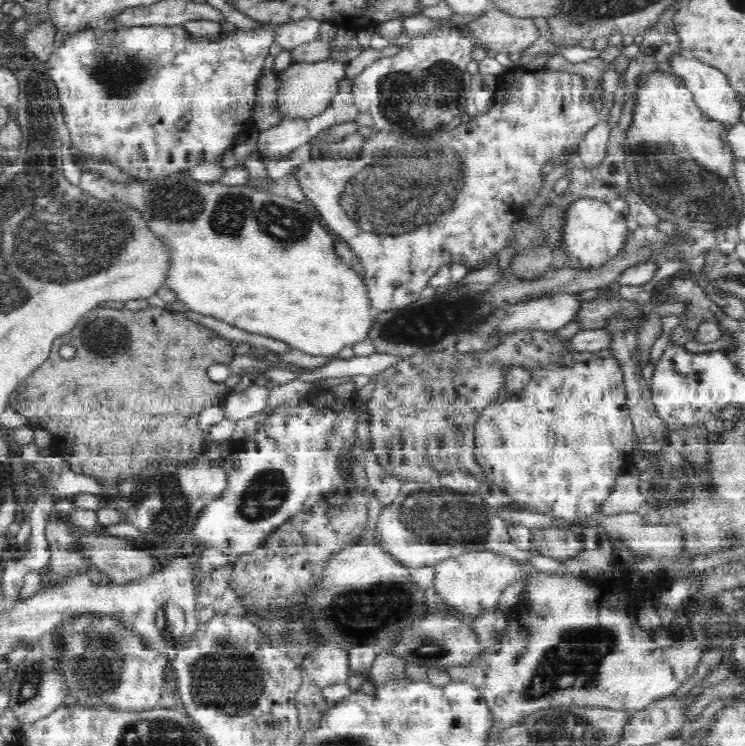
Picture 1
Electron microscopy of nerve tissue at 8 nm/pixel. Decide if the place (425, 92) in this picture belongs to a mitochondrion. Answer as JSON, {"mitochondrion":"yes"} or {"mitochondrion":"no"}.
{"mitochondrion":"yes"}

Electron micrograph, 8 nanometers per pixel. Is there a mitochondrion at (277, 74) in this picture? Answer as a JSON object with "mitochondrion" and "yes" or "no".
{"mitochondrion":"no"}

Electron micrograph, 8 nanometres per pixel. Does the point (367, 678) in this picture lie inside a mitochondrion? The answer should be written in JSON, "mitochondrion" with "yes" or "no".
{"mitochondrion":"no"}

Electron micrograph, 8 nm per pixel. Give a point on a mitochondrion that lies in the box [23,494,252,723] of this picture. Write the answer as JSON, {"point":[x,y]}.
{"point":[96,666]}

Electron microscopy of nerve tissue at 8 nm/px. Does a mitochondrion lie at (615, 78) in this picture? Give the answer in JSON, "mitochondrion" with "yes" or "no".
{"mitochondrion":"no"}

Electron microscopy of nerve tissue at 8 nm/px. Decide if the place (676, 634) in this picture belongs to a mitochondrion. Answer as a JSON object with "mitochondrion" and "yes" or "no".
{"mitochondrion":"no"}

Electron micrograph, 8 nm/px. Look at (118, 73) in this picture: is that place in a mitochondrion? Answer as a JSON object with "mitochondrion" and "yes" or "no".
{"mitochondrion":"yes"}

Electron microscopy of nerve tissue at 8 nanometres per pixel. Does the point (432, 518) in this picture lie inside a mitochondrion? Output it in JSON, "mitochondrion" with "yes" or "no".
{"mitochondrion":"yes"}

